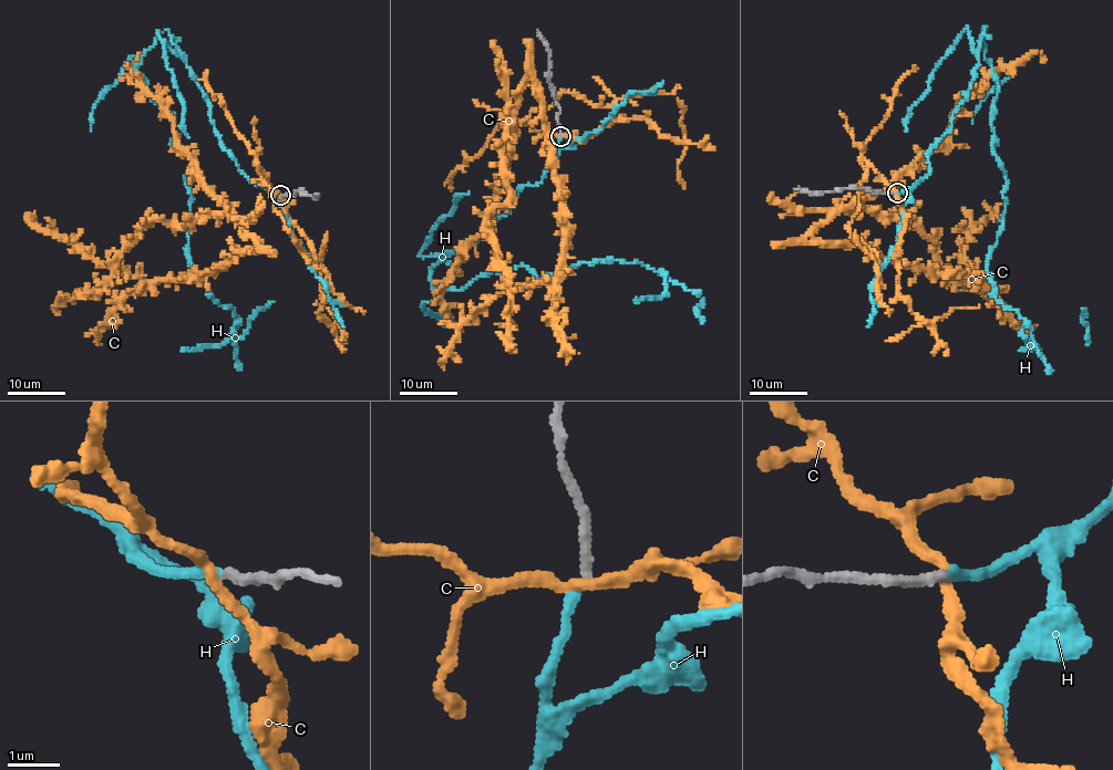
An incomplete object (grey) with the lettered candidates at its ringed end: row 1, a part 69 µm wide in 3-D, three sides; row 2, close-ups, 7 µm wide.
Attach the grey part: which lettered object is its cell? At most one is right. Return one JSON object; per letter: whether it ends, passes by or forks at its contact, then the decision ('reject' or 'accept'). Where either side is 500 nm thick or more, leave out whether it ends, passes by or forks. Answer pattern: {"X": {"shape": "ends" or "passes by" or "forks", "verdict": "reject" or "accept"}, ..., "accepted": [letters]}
{"C": {"shape": "passes by", "verdict": "reject"}, "H": {"shape": "ends", "verdict": "reject"}, "accepted": []}

